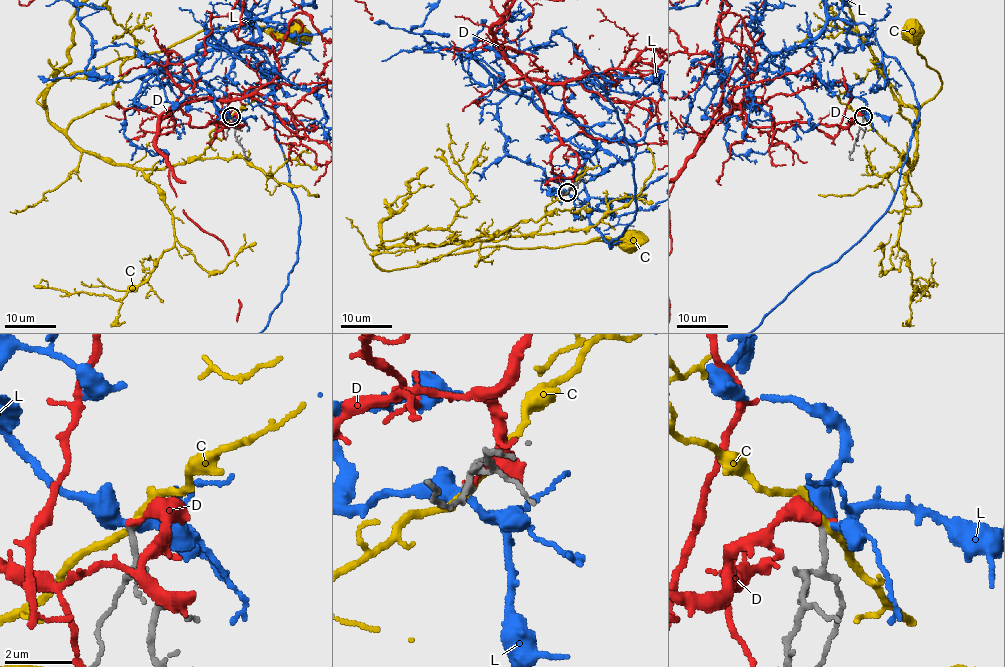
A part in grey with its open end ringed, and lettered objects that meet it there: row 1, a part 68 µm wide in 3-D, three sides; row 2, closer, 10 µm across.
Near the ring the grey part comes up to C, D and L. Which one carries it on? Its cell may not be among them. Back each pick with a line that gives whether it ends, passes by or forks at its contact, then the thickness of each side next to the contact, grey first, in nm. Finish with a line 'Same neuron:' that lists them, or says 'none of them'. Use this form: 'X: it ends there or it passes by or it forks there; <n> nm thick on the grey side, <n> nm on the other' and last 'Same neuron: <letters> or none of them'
L: it passes by; 170 nm thick on the grey side, 400 nm on the other
Same neuron: L

